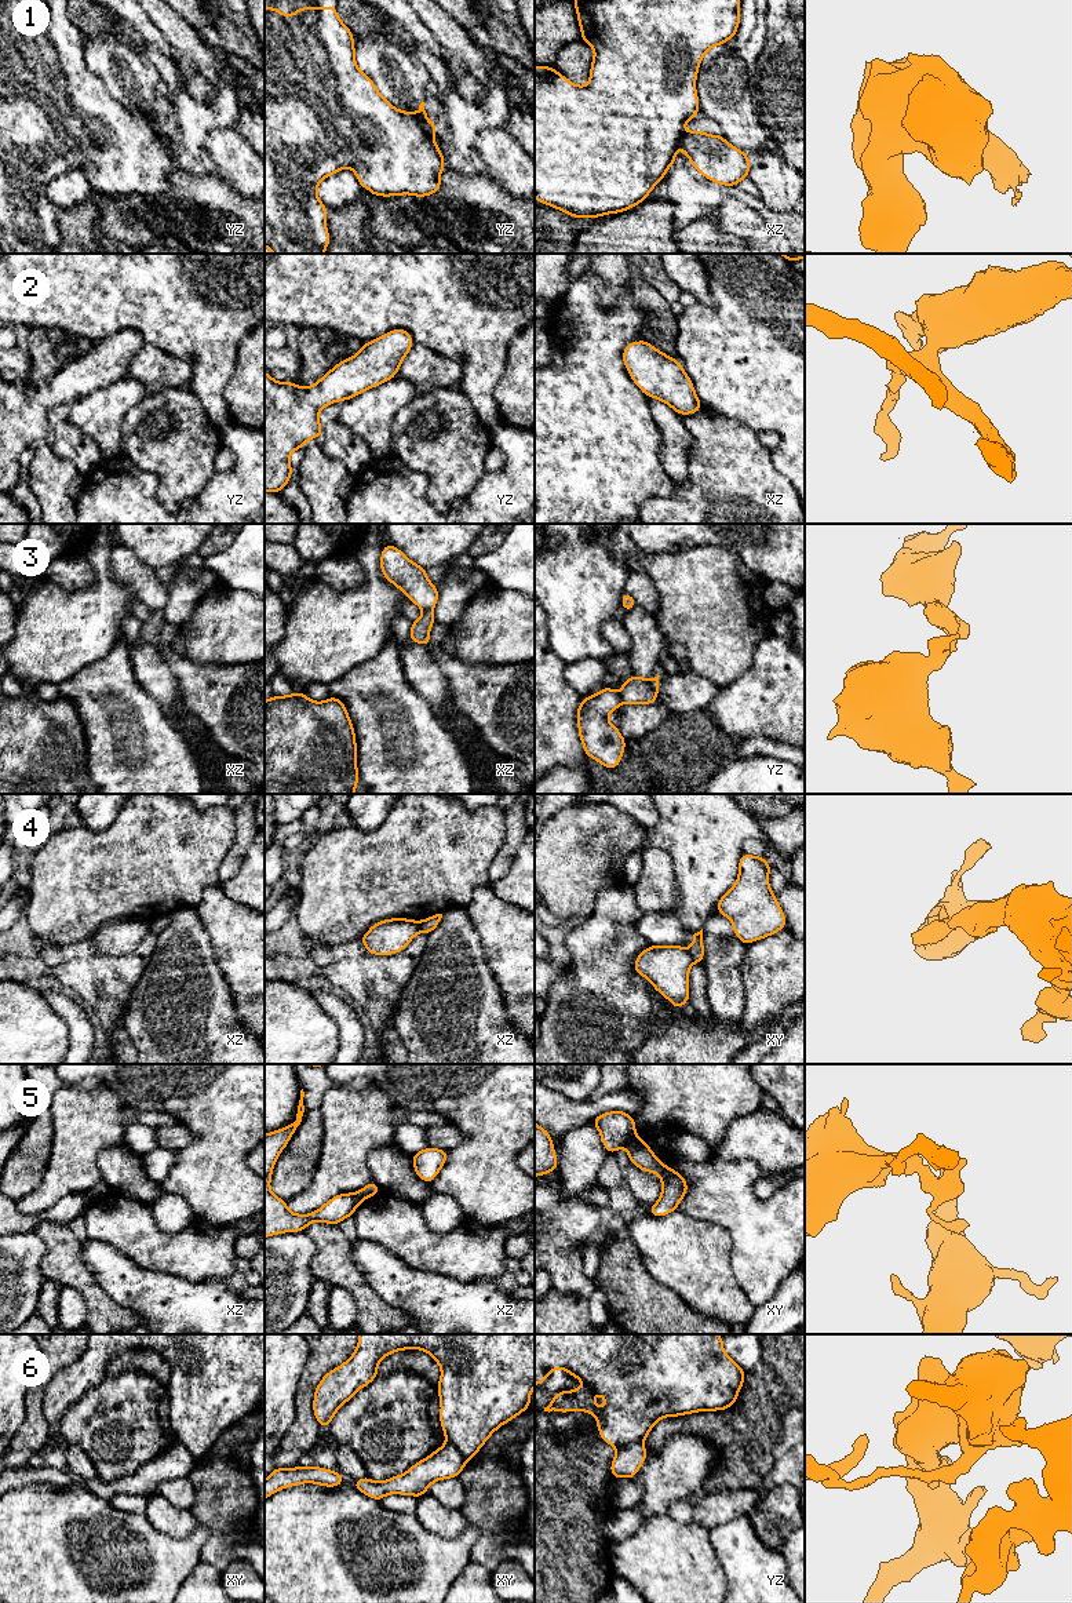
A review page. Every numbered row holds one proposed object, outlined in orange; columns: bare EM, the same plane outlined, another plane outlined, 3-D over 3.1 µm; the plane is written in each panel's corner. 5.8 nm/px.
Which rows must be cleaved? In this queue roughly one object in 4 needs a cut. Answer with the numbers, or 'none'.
1, 3, 4, 5, 6

